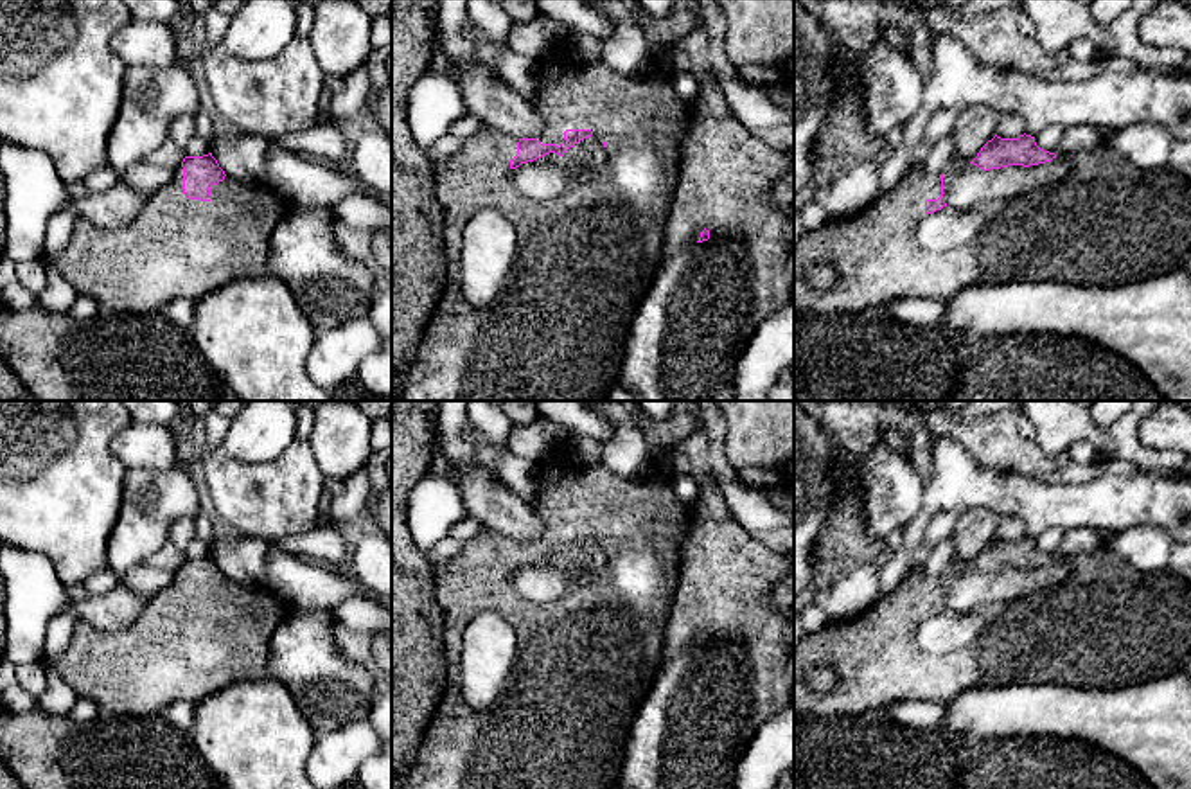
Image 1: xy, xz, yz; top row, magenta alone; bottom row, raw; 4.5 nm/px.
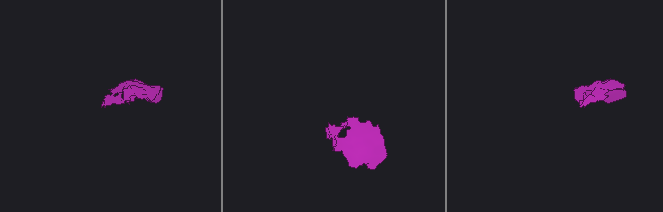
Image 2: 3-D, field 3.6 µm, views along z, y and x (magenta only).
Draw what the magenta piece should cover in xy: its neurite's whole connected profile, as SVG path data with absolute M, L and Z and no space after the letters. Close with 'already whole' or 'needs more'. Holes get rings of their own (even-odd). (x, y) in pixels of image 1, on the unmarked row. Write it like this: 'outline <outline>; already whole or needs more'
outline M212 555L185 559L174 579L147 600L138 620L129 627L99 631L90 624L77 622L72 640L54 661L54 669L79 697L93 701L104 714L126 717L160 715L176 701L185 699L198 705L237 681L266 678L269 640L287 613L289 606L268 586L243 586L226 579Z; needs more

